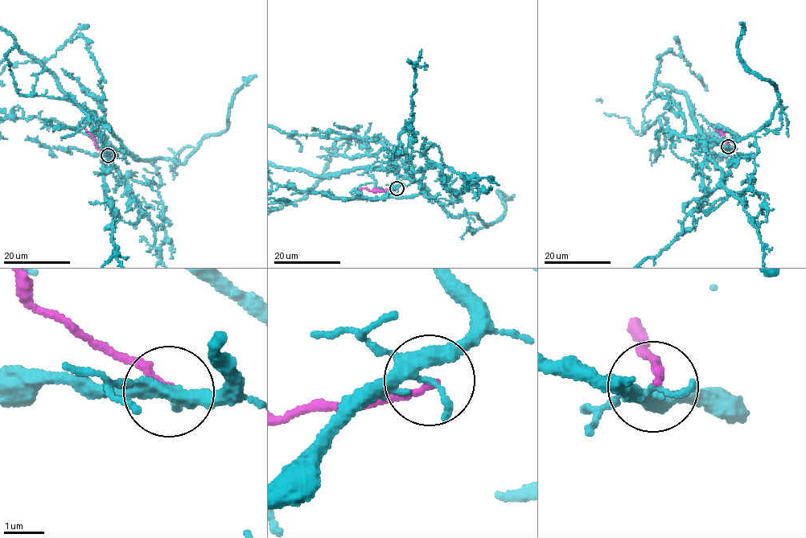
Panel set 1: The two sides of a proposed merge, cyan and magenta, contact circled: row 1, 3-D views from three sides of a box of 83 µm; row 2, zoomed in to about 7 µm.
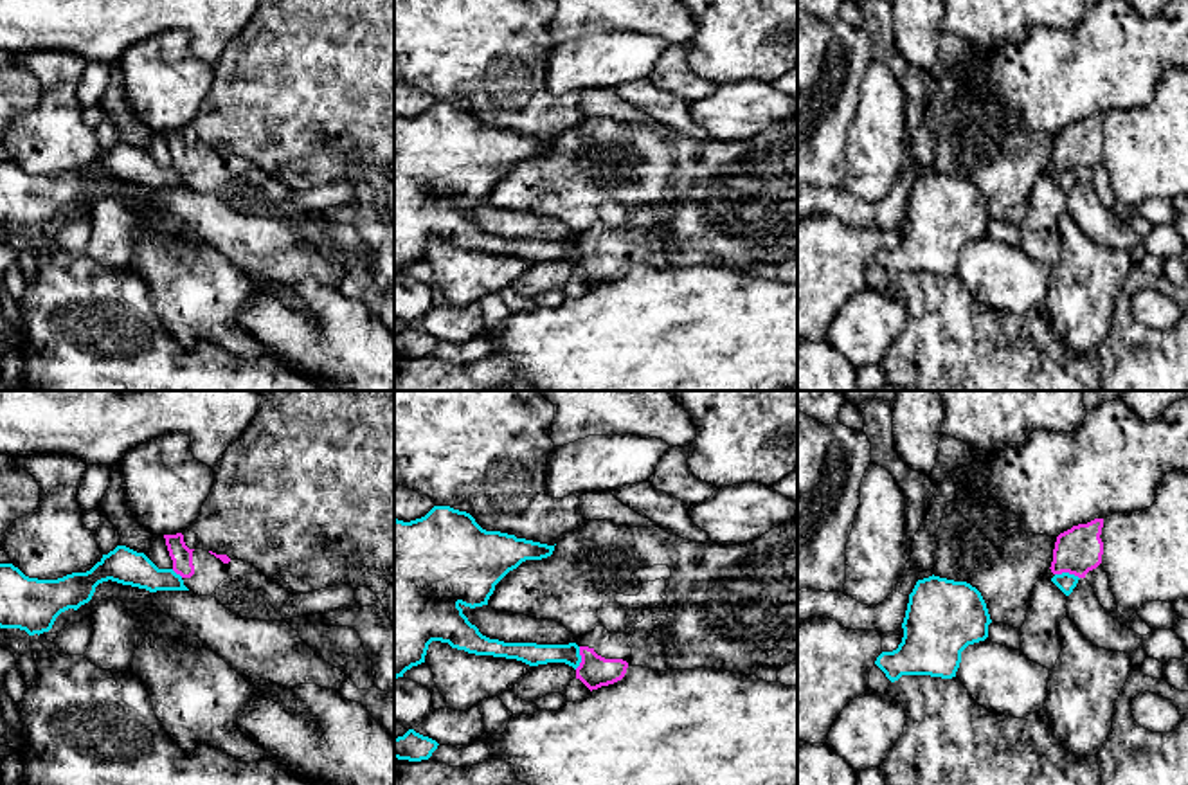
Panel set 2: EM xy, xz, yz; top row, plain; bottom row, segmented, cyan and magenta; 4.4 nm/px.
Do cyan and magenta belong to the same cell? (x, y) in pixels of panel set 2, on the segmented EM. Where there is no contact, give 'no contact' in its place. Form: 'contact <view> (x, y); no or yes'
contact yz (1068, 573); no

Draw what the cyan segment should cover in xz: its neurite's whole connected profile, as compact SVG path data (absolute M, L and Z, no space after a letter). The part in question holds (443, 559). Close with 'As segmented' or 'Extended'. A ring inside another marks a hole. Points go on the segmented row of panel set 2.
M434 506L425 517L403 522L394 519L394 679L425 663L432 641L475 655L517 659L529 666L565 663L574 670L581 663L580 646L504 643L490 639L463 614L463 605L488 605L495 585L526 560L551 556L554 546L482 529L475 519L450 506Z. As segmented

